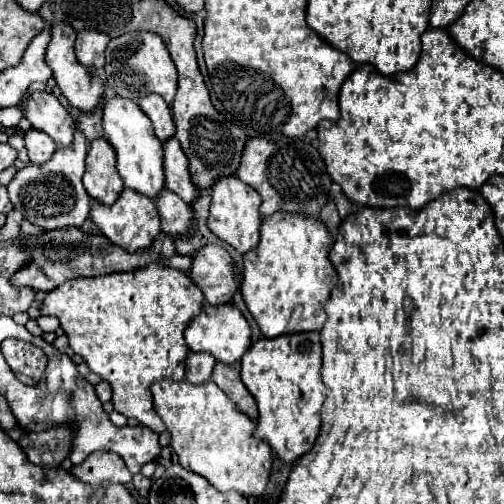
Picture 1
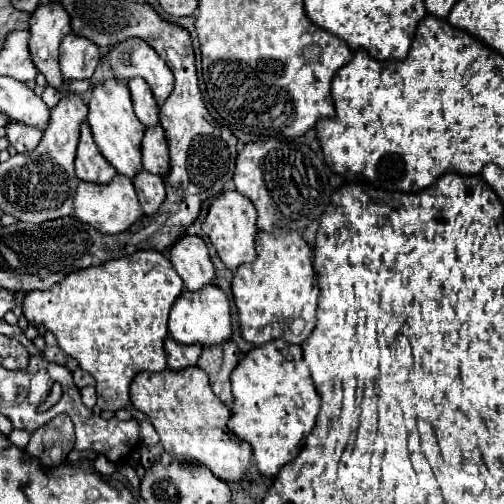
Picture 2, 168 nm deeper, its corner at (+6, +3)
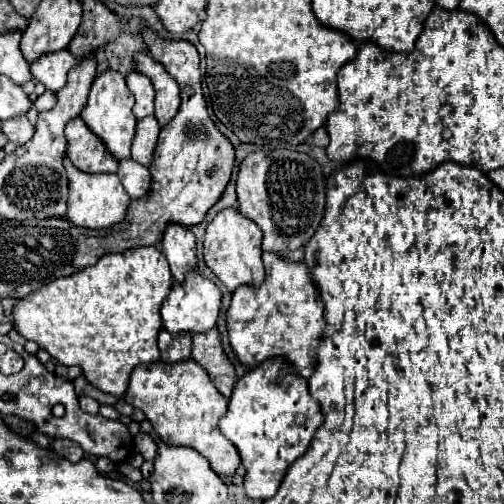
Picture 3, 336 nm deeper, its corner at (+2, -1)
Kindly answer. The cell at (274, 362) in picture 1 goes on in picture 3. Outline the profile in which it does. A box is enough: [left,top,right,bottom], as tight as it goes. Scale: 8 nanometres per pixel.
[219,356,323,498]

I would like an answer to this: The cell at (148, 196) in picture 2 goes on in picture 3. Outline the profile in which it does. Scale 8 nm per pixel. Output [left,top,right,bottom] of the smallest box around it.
[117,160,153,200]

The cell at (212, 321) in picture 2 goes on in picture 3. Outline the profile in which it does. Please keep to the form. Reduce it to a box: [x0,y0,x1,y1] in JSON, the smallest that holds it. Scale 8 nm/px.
[161,272,223,336]

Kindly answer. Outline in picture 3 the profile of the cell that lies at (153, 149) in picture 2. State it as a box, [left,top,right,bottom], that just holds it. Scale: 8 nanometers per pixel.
[131,116,159,166]

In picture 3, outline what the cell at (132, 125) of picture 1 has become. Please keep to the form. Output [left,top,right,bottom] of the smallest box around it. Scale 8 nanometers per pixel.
[81,70,137,160]

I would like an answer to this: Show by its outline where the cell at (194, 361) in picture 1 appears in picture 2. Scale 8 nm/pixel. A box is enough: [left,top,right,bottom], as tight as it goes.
[165,338,201,370]

